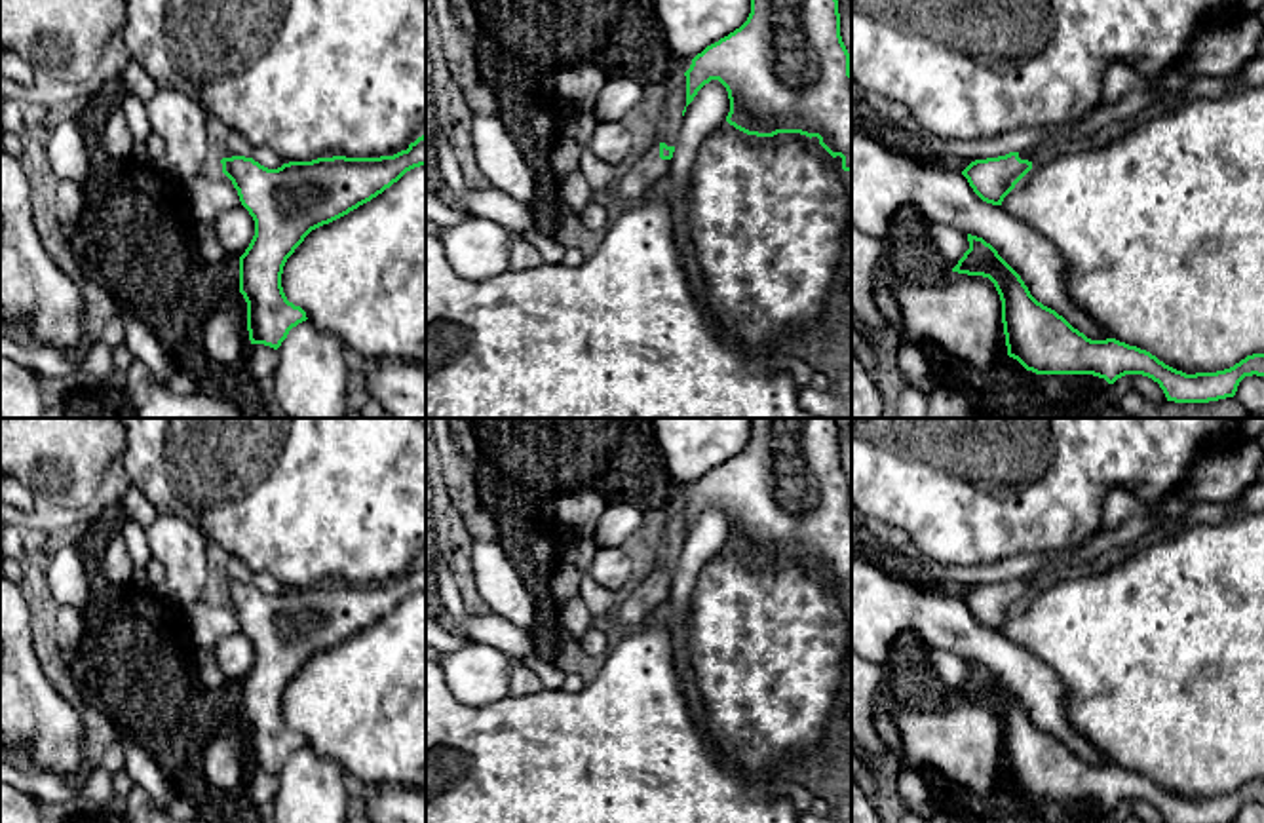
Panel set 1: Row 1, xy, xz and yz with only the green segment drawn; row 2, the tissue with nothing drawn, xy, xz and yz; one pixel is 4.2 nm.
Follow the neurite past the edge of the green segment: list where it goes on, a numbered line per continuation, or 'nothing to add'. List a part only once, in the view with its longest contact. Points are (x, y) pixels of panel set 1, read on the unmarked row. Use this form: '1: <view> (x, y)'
1: xz (632, 614)

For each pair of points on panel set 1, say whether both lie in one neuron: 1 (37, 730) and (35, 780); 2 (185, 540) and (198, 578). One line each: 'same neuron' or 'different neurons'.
1: different neurons
2: same neuron

